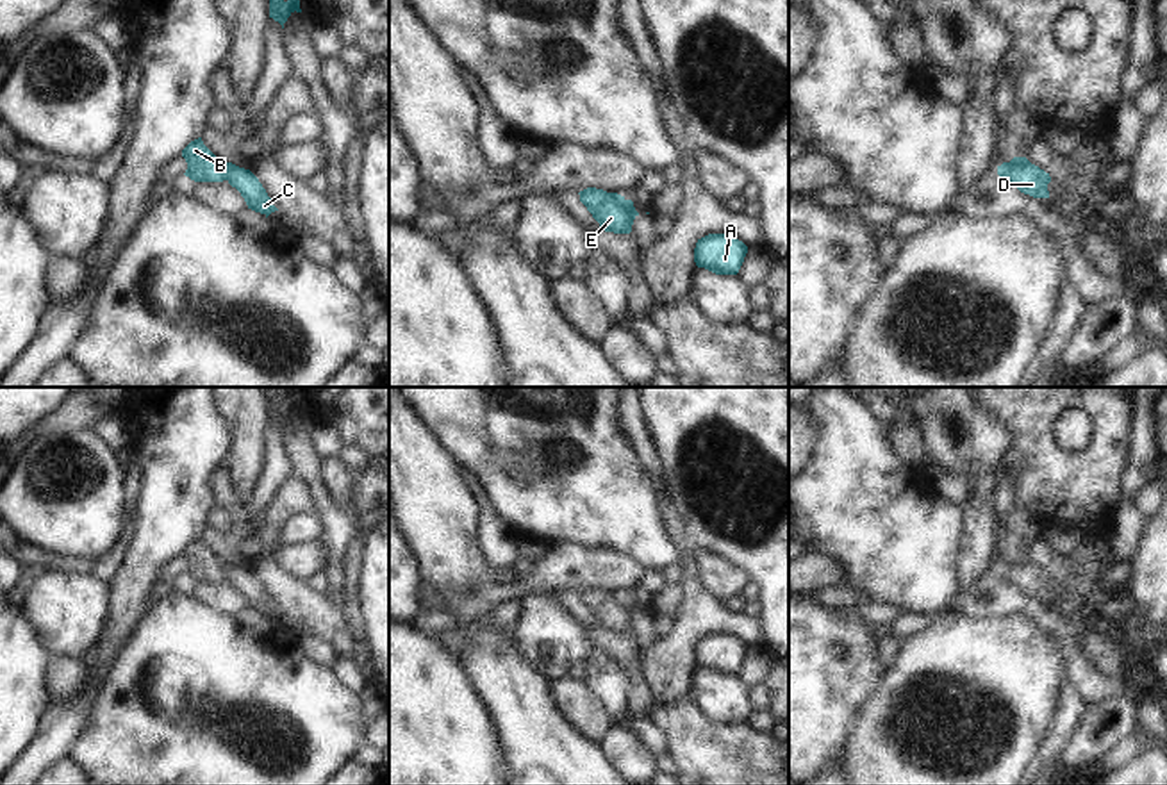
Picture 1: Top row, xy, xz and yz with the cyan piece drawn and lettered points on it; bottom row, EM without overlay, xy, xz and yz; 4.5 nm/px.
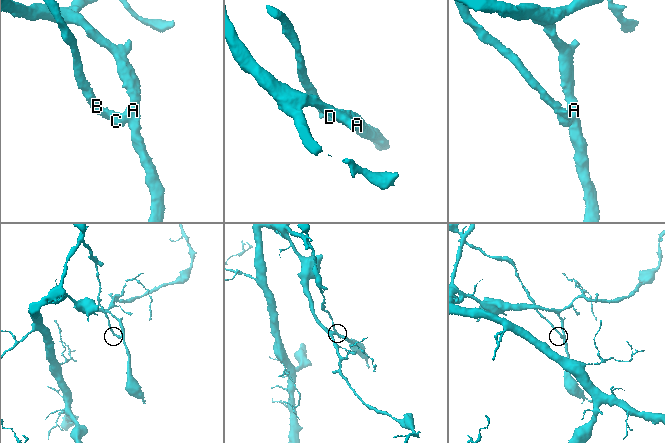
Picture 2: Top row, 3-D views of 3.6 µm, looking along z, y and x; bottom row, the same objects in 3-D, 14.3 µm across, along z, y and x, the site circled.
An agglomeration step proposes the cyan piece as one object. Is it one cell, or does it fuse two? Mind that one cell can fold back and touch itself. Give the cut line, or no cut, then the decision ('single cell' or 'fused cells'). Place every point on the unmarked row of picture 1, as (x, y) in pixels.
yz (1009, 562), (1014, 582) | fused cells

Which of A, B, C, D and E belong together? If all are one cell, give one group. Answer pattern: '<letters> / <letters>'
A C / B D E

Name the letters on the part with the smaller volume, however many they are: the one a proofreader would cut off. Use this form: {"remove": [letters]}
{"remove": ["B", "D", "E"]}

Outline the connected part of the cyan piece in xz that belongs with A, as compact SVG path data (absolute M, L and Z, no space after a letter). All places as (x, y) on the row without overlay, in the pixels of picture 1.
M708 633L698 639L694 662L716 674L737 674L746 653L748 646L742 640L724 633Z

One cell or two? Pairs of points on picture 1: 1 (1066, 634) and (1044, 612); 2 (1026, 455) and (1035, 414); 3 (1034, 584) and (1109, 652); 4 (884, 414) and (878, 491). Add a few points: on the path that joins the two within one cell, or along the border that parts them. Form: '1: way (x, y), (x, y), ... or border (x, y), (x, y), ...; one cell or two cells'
1: way (1060, 628), (1050, 618); one cell
2: way (1032, 445), (1032, 425); one cell
3: way (1041, 607), (1075, 641), (1085, 641); one cell
4: border (866, 405), (885, 425); two cells

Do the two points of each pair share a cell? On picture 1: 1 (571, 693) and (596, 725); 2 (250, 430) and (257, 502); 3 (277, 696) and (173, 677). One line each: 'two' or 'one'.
1: one
2: two
3: one

